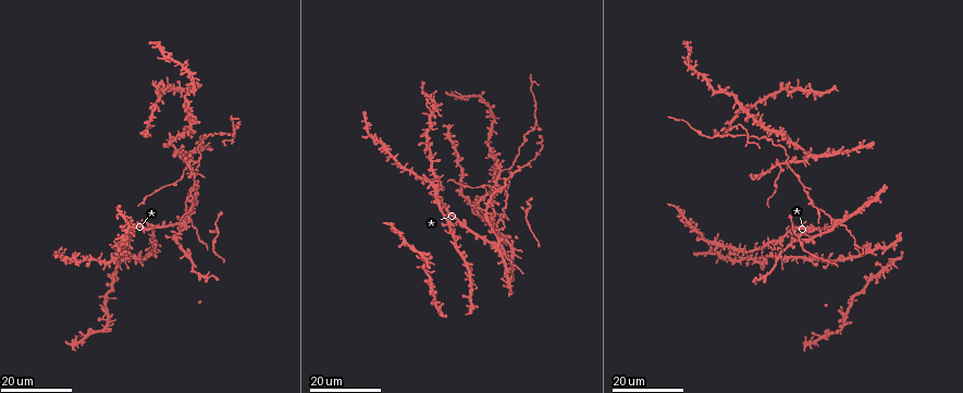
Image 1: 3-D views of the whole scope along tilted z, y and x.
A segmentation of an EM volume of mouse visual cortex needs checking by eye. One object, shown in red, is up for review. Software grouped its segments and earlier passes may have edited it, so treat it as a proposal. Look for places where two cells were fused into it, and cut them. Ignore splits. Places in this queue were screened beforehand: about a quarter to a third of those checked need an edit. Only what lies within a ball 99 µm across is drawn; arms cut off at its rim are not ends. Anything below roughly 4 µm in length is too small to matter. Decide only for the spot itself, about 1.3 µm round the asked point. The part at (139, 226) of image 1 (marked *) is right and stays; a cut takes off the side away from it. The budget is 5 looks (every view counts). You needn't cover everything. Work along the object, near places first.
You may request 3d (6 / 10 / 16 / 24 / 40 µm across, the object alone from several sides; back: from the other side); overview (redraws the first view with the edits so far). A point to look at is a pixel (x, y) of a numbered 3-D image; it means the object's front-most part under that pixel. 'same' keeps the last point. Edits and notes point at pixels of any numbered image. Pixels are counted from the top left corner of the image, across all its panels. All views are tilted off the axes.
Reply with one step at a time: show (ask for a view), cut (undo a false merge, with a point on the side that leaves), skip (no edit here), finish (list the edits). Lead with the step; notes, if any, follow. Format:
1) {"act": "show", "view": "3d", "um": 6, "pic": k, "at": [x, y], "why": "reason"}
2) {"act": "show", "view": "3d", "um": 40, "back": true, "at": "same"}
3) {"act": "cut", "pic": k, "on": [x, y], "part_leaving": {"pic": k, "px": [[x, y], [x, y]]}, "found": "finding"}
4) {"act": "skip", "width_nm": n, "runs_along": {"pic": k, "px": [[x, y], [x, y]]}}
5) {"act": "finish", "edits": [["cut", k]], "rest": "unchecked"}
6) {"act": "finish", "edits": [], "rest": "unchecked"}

{"act": "show", "view": "3d", "um": 16, "pic": 1, "at": [536, 123], "why": "two arms in line, one across"}

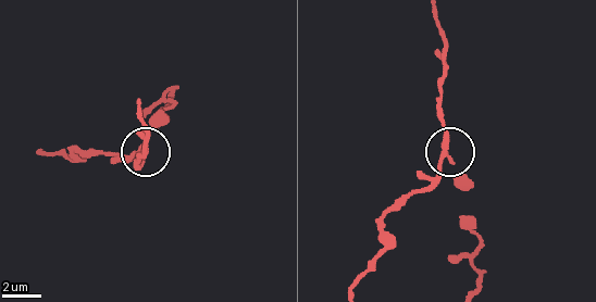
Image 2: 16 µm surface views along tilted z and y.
{"act": "show", "view": "3d", "um": 6, "at": "same"}

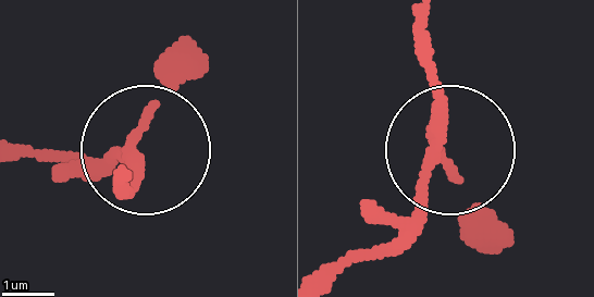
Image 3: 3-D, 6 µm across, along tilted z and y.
{"act": "skip", "arms": 3, "runs_along": {"pic": 3, "px": [[337, 282], [404, 217], [437, 151], [431, 39]]}, "found": "all the same cell"}

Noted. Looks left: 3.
{"act": "show", "view": "3d", "um": 24, "pic": 1, "at": [187, 221], "why": "four-way junction"}

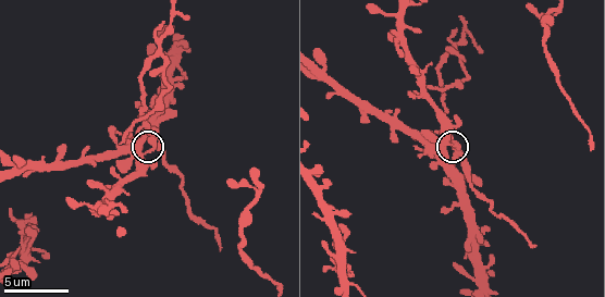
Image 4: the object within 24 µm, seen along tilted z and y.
{"act": "show", "view": "3d", "um": 6, "pic": 4, "at": [154, 142]}

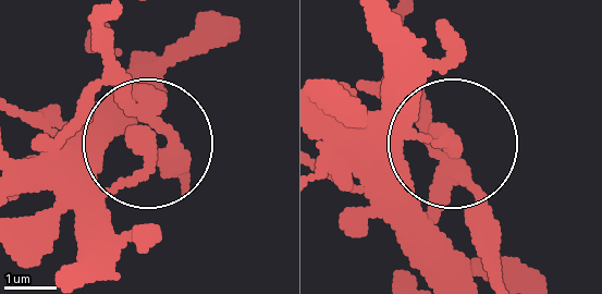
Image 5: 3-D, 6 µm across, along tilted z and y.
{"act": "skip", "found": "continuous, no second cell"}

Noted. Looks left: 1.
{"act": "show", "view": "3d", "um": 16, "pic": 4, "at": [245, 186], "why": "three arms meet"}

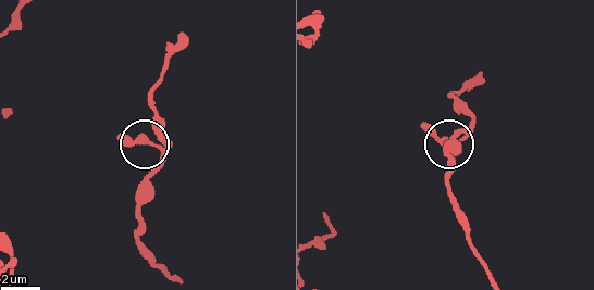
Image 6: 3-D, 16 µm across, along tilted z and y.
{"act": "skip", "found": "continuous, no second cell"}

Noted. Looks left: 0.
{"act": "finish", "edits": [], "rest": "unchecked"}

